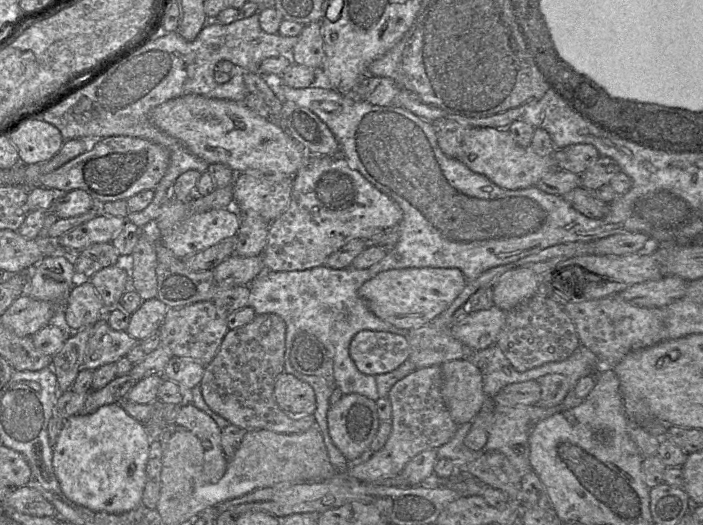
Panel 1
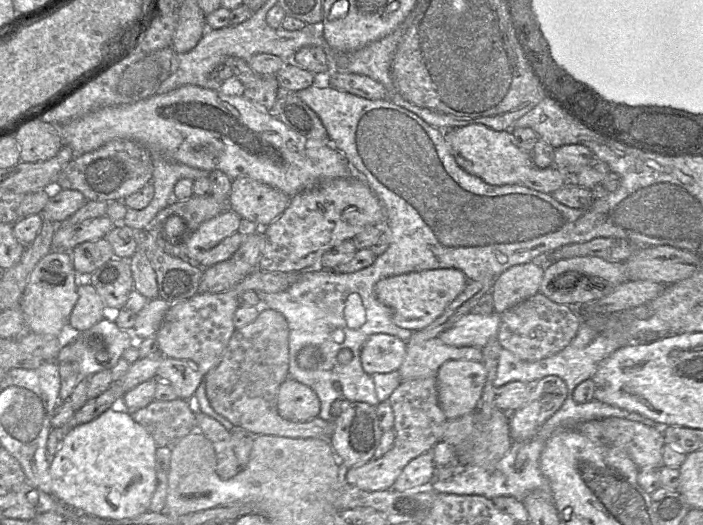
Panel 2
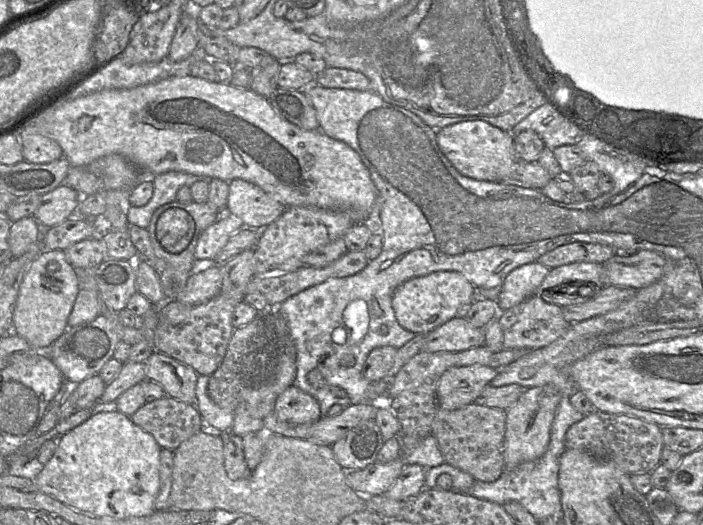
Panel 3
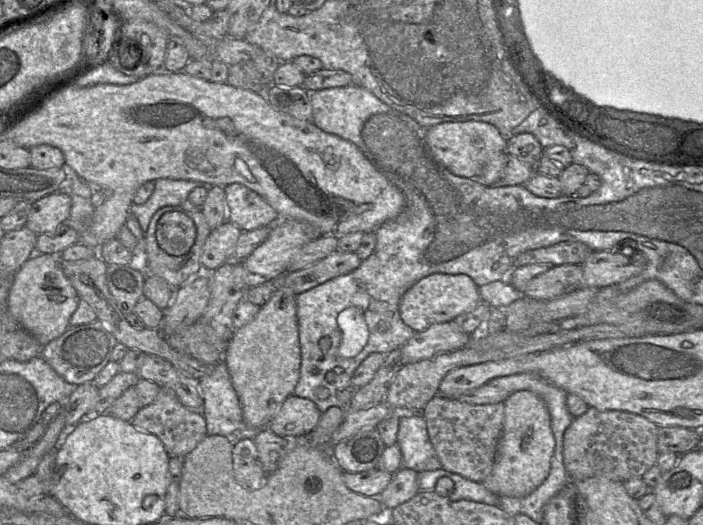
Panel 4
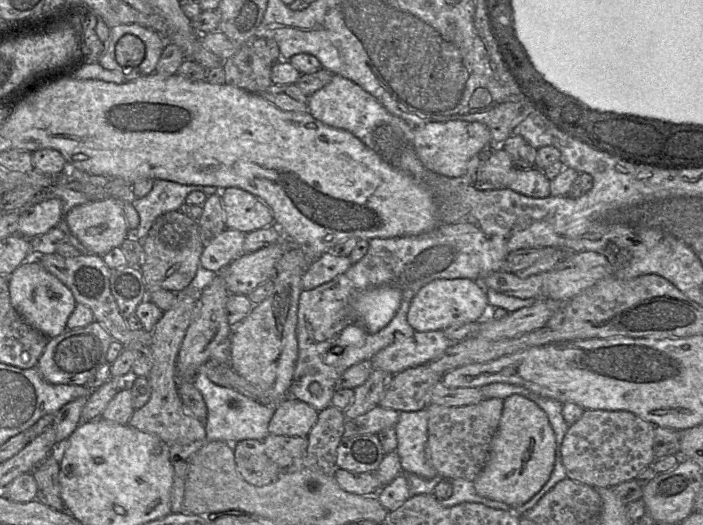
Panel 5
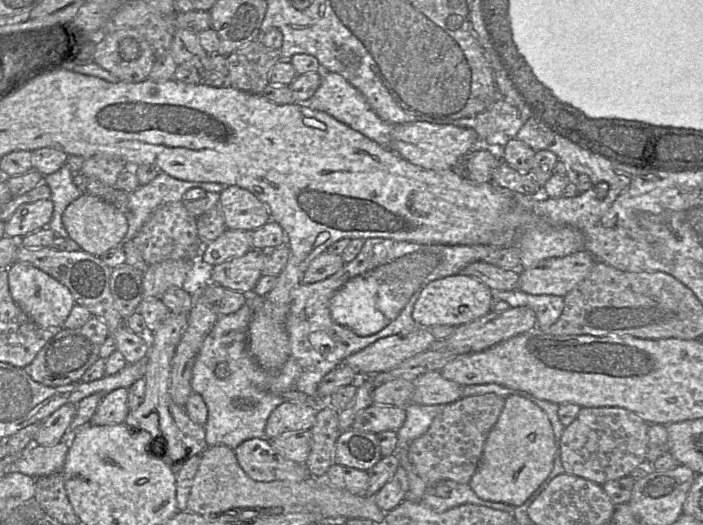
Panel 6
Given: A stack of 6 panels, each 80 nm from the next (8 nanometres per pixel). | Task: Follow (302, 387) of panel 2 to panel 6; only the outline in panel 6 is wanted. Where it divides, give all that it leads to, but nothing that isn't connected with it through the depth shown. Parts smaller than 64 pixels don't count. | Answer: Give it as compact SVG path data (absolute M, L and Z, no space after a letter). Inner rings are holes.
M283 402L271 413L266 423L265 437L274 439L290 432L311 430L318 410L318 406Z

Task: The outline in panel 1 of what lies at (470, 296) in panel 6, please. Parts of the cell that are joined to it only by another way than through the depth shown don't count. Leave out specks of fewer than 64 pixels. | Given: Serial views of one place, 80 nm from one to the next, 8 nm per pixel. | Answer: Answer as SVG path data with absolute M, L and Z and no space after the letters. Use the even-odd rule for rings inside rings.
M403 268L378 273L358 290L359 297L378 318L403 330L420 328L443 313L468 281L456 268Z

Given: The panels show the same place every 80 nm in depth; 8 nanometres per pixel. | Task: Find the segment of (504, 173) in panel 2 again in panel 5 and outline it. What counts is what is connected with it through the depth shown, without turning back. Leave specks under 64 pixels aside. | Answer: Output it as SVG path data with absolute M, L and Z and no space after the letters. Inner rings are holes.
M433 122L414 127L413 145L420 161L432 172L450 178L464 176L471 158L491 144L489 129L479 122Z

